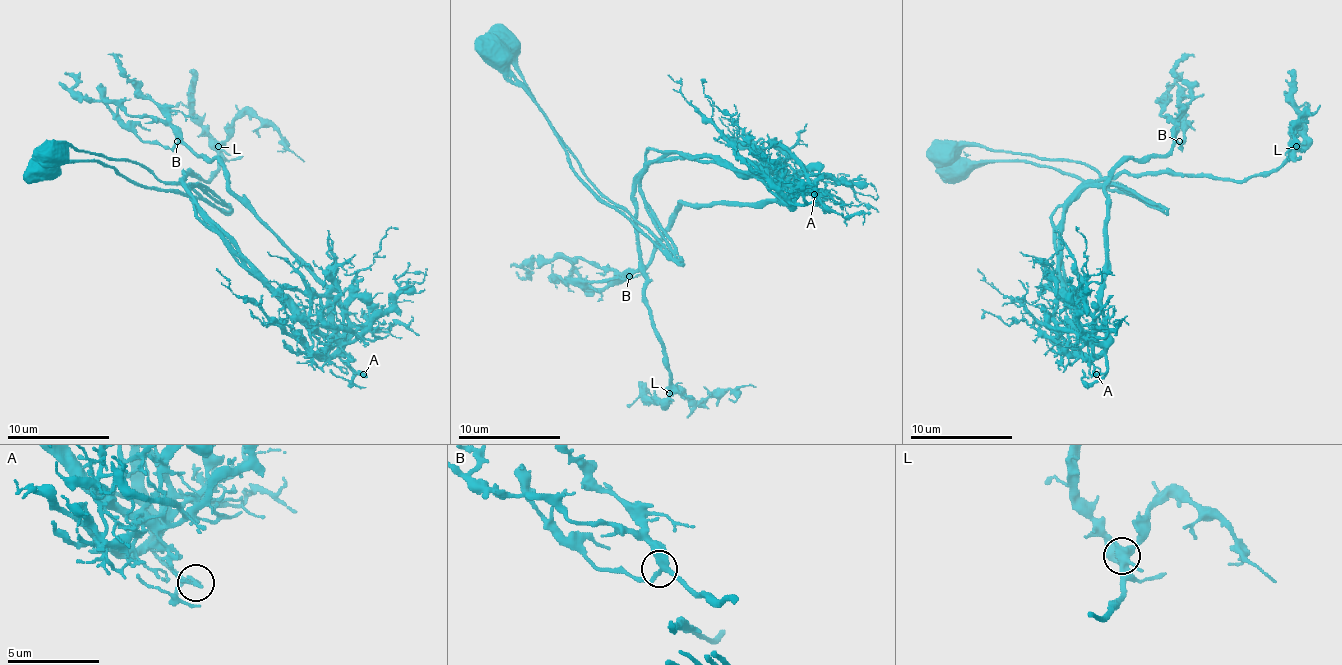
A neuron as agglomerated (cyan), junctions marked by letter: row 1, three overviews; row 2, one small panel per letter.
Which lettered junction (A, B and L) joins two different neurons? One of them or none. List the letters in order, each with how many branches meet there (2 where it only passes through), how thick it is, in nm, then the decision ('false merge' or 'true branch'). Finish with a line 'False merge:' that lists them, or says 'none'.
A: 2 | 200 nm | false merge
B: 3 | 240 nm | true branch
L: 4 | 460 nm | true branch
False merge: A

